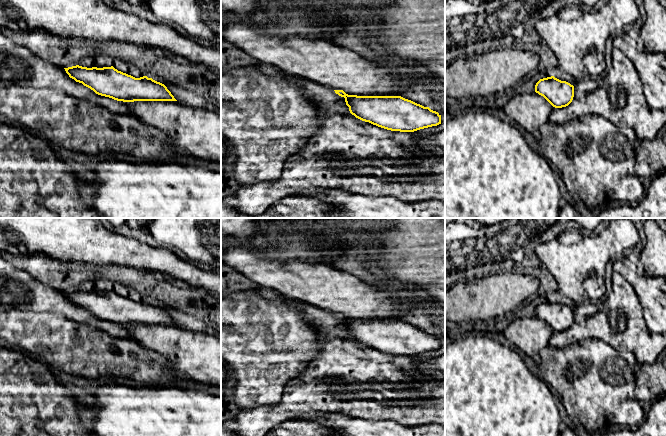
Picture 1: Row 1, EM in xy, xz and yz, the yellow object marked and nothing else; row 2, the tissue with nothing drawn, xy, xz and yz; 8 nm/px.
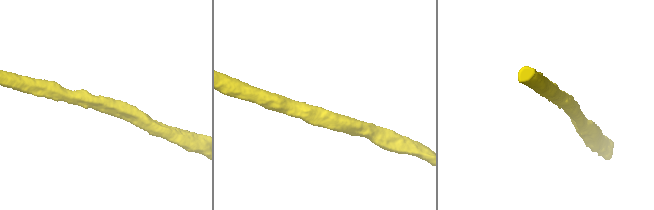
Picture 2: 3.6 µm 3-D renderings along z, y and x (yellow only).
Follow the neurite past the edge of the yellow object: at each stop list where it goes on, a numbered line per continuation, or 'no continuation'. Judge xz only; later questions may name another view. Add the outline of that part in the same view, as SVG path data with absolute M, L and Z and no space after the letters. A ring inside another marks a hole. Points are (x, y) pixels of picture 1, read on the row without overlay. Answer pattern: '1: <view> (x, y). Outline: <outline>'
1: xz (319, 285). Outline: M221 239L221 262L227 264L260 287L275 290L279 295L321 308L334 314L343 314L357 320L399 320L403 312L411 312L423 306L418 300L404 309L403 299L393 295L393 288L384 283L368 283L325 264L310 264L298 260L280 261L264 258L252 247L242 247L235 241Z

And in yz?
1: yz (530, 334). Outline: M515 313L509 319L503 332L505 338L540 364L540 352L549 345L554 331L536 316L524 317Z

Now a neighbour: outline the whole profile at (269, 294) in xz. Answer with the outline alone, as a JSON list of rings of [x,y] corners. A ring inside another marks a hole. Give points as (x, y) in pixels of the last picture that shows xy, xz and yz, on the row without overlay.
[[[258,287],[252,291],[246,292],[244,295],[256,294],[263,297],[266,300],[277,300],[280,295],[273,289]]]

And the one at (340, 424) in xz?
[[[326,413],[322,417],[330,424],[329,436],[445,436],[445,426],[440,424],[409,427],[392,420],[367,420],[345,414]]]

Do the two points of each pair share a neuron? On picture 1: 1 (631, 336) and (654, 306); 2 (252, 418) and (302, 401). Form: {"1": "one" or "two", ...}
{"1": "two", "2": "one"}

